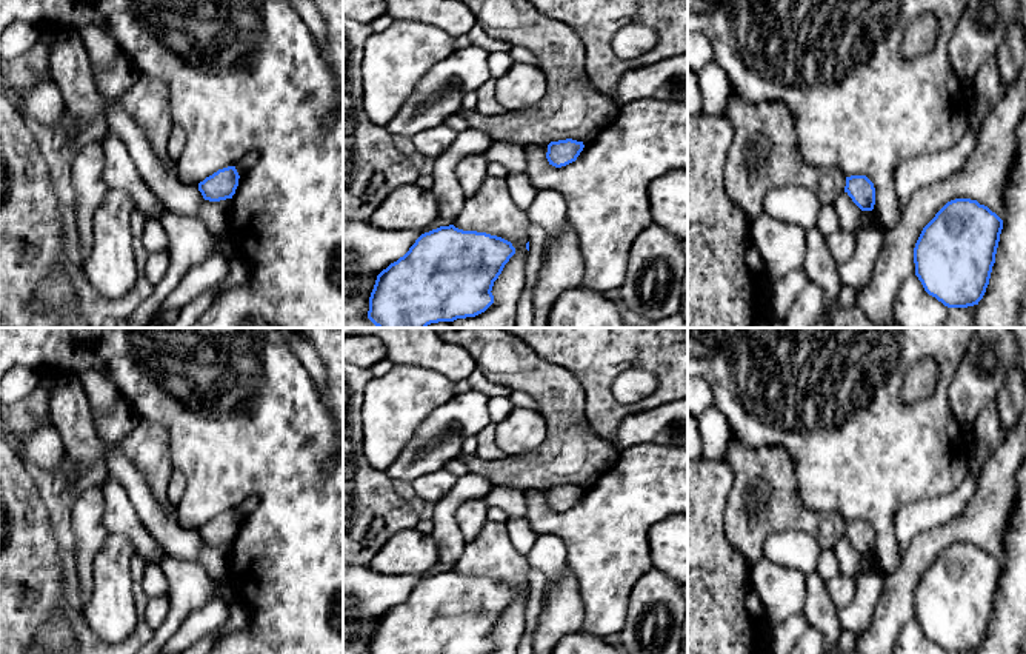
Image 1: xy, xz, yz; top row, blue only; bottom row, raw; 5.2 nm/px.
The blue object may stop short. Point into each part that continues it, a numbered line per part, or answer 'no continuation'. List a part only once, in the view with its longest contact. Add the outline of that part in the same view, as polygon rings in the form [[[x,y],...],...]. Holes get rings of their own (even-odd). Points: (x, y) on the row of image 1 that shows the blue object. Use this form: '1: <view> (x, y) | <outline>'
no continuation

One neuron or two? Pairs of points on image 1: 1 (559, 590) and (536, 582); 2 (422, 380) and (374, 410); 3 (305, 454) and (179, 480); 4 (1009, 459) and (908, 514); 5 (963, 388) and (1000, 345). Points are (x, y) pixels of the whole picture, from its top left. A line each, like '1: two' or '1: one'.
1: two
2: one
3: two
4: two
5: one

